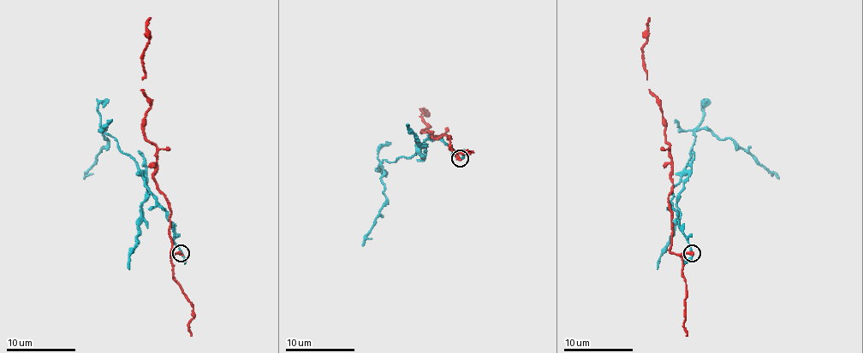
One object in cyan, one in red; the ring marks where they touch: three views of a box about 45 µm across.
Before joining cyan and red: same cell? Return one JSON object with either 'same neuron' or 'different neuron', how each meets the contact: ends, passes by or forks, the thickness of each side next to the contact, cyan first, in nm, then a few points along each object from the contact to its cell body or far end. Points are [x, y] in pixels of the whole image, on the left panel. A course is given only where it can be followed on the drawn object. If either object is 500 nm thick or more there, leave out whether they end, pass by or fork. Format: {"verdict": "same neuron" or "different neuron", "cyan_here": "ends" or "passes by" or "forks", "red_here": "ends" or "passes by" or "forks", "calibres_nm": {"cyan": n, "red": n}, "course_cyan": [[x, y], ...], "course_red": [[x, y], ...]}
{"verdict": "different neuron", "cyan_here": "passes by", "red_here": "ends", "calibres_nm": {"cyan": 180, "red": 380}, "course_cyan": [[181, 252], [167, 211], [148, 187], [133, 161], [103, 130], [104, 128], [106, 138], [101, 152], [84, 179]], "course_red": [[181, 252], [172, 254], [170, 209], [153, 177], [157, 147], [145, 135], [151, 18]]}

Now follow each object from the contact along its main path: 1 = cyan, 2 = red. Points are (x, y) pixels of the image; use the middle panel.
1: (459, 159), (449, 145), (435, 138), (426, 140), (413, 155), (382, 164), (385, 198), (380, 215), (362, 245)
2: (459, 159), (450, 137), (437, 140), (423, 132), (428, 126), (421, 110), (430, 115)

